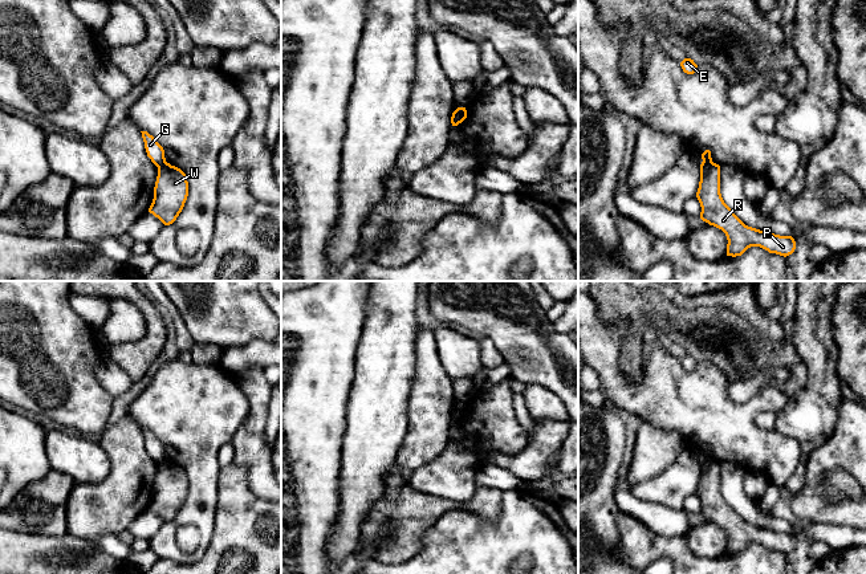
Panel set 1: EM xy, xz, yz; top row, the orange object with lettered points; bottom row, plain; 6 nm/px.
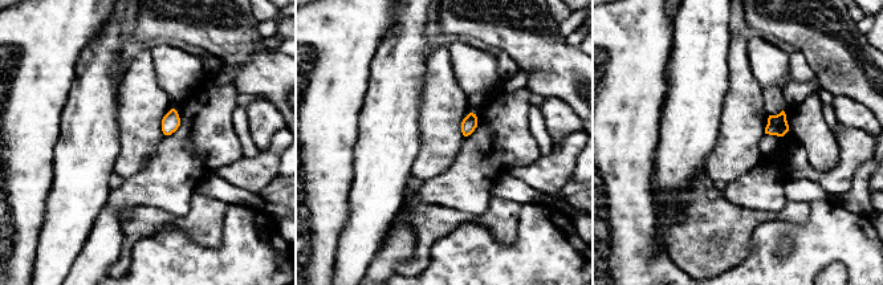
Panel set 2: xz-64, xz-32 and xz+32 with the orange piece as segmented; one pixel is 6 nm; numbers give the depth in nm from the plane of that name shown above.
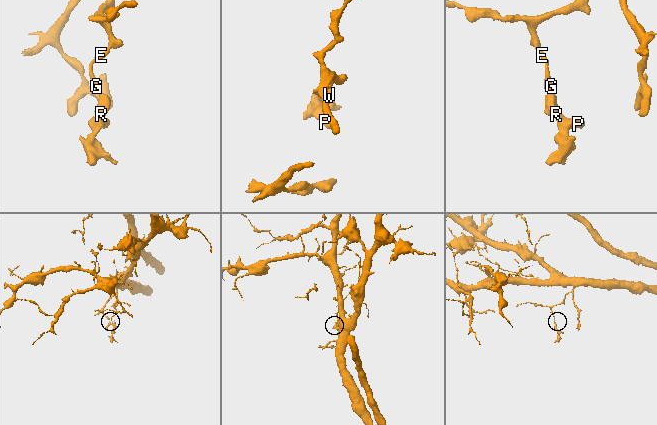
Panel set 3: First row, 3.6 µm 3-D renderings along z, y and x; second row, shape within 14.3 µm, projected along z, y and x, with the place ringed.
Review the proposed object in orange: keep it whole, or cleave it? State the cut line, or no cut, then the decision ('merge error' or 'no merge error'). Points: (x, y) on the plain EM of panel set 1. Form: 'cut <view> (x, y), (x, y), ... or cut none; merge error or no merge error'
cut xy (165, 458), (158, 464); merge error

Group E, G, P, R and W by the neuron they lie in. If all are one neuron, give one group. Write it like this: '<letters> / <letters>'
E G / P R W

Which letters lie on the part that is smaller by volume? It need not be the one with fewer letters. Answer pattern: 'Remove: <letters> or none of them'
Remove: P, R, W

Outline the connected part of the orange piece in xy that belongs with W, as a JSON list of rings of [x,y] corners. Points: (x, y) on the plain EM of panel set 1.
[[[164,459],[158,464],[154,484],[154,496],[149,509],[158,514],[164,522],[172,521],[182,509],[188,493],[188,479],[186,471]]]

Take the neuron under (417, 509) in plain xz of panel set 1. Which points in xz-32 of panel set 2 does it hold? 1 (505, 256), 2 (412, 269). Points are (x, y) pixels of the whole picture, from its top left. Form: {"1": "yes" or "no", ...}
{"1": "no", "2": "yes"}

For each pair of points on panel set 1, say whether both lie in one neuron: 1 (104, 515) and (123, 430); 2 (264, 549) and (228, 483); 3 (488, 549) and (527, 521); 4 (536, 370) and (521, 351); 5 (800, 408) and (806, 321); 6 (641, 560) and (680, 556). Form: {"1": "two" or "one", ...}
{"1": "one", "2": "one", "3": "one", "4": "one", "5": "one", "6": "one"}

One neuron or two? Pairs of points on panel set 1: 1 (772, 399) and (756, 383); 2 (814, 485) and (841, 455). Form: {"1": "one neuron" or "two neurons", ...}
{"1": "two neurons", "2": "one neuron"}

